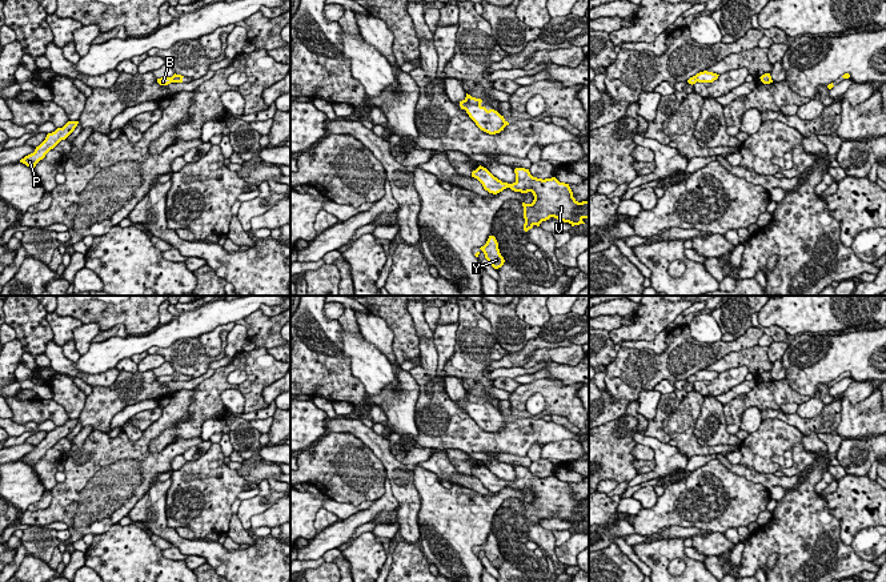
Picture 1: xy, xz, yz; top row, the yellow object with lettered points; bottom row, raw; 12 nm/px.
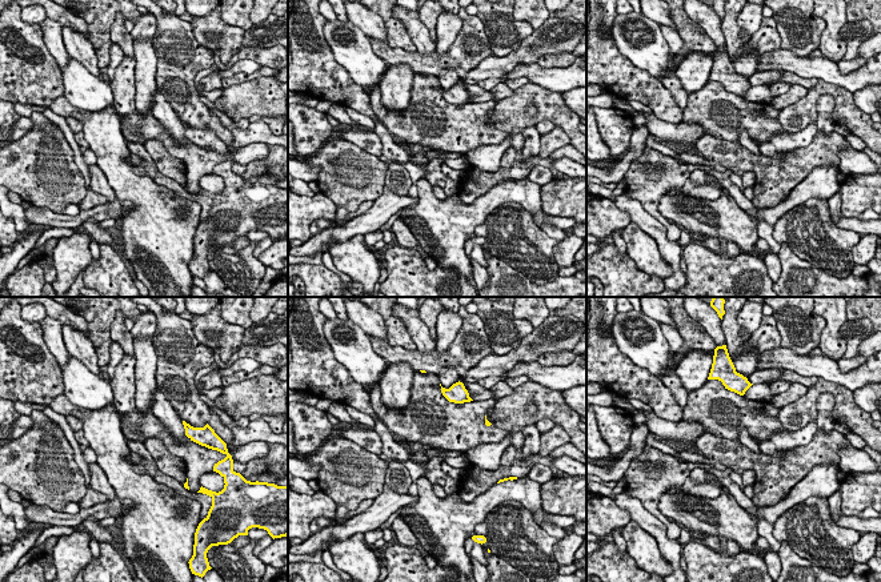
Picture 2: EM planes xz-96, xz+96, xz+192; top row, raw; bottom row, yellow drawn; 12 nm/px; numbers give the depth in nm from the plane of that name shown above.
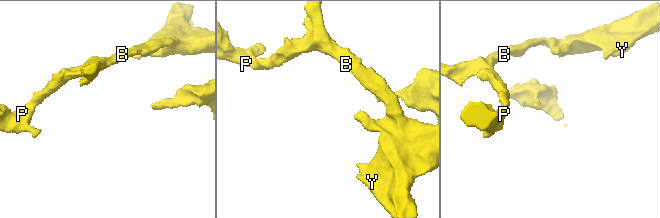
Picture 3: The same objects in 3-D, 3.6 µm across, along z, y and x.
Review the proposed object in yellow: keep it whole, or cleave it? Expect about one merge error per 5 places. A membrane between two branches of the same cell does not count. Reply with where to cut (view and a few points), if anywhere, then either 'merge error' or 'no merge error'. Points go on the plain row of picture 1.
no cut; no merge error

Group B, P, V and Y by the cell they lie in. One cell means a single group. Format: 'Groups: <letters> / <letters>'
Groups: B P V Y

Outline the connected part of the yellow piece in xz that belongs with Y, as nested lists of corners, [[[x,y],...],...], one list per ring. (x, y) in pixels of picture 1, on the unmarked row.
[[[489,534],[486,542],[480,546],[488,561],[494,566],[498,567],[504,563],[505,558],[500,551],[498,541],[494,534]]]

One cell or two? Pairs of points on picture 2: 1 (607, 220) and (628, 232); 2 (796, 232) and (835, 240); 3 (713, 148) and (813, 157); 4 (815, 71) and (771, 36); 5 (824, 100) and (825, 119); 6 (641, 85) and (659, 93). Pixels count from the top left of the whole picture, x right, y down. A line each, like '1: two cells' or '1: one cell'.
1: one cell
2: one cell
3: one cell
4: two cells
5: one cell
6: one cell

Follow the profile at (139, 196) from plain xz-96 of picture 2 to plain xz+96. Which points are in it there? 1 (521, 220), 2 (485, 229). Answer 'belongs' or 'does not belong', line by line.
1: does not belong
2: does not belong

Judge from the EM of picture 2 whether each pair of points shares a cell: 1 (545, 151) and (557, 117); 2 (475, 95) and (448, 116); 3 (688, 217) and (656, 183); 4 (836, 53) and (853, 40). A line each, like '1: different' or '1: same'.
1: different
2: different
3: different
4: different

